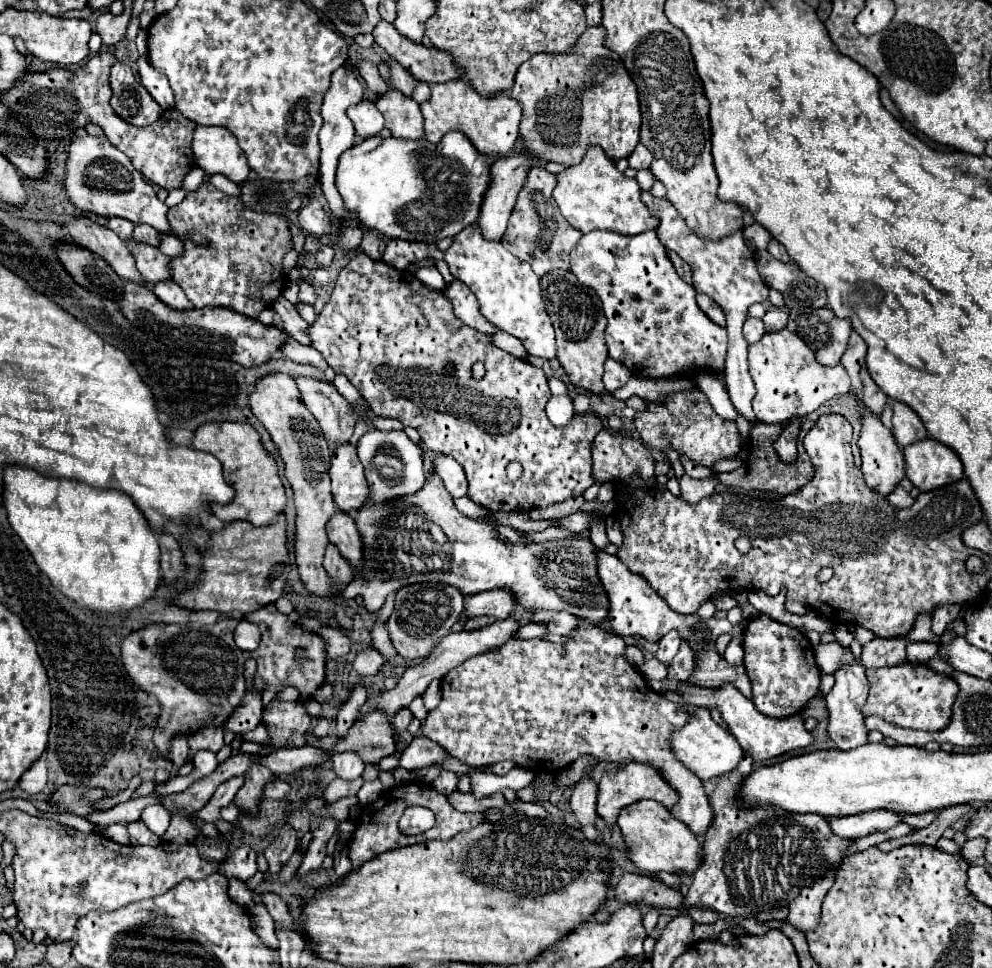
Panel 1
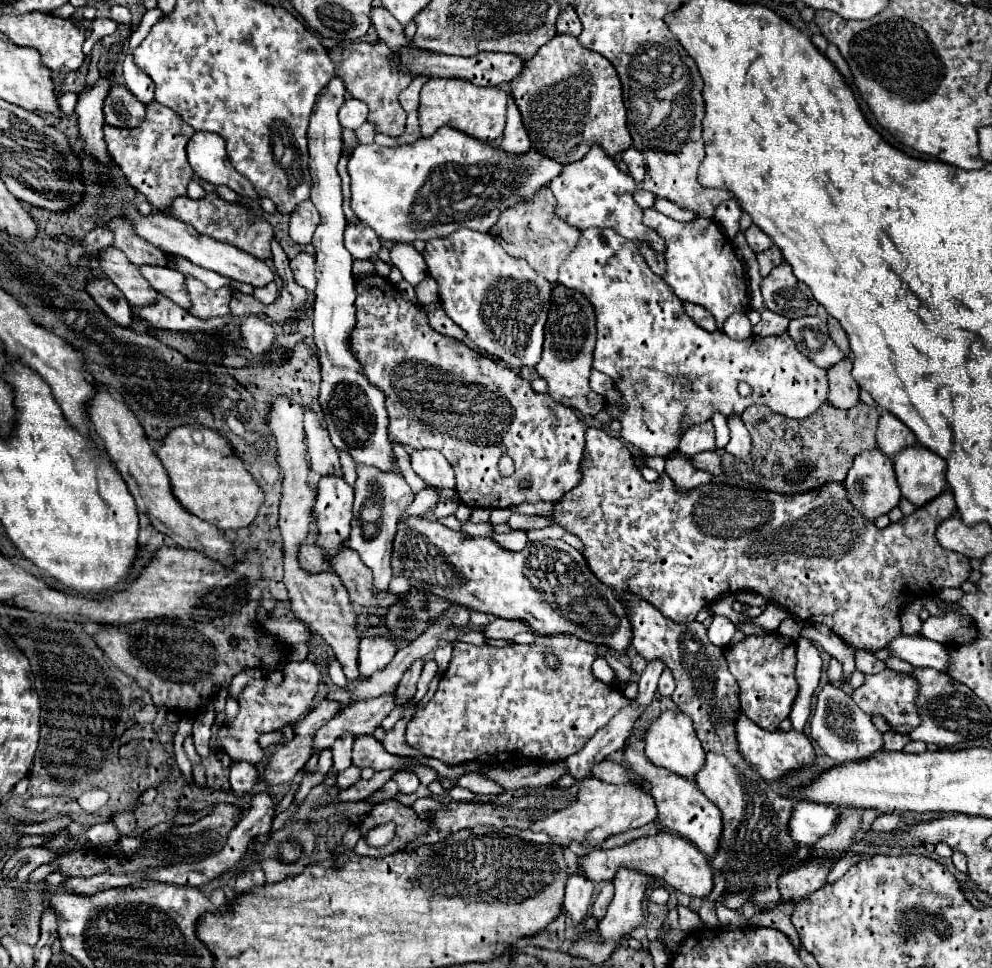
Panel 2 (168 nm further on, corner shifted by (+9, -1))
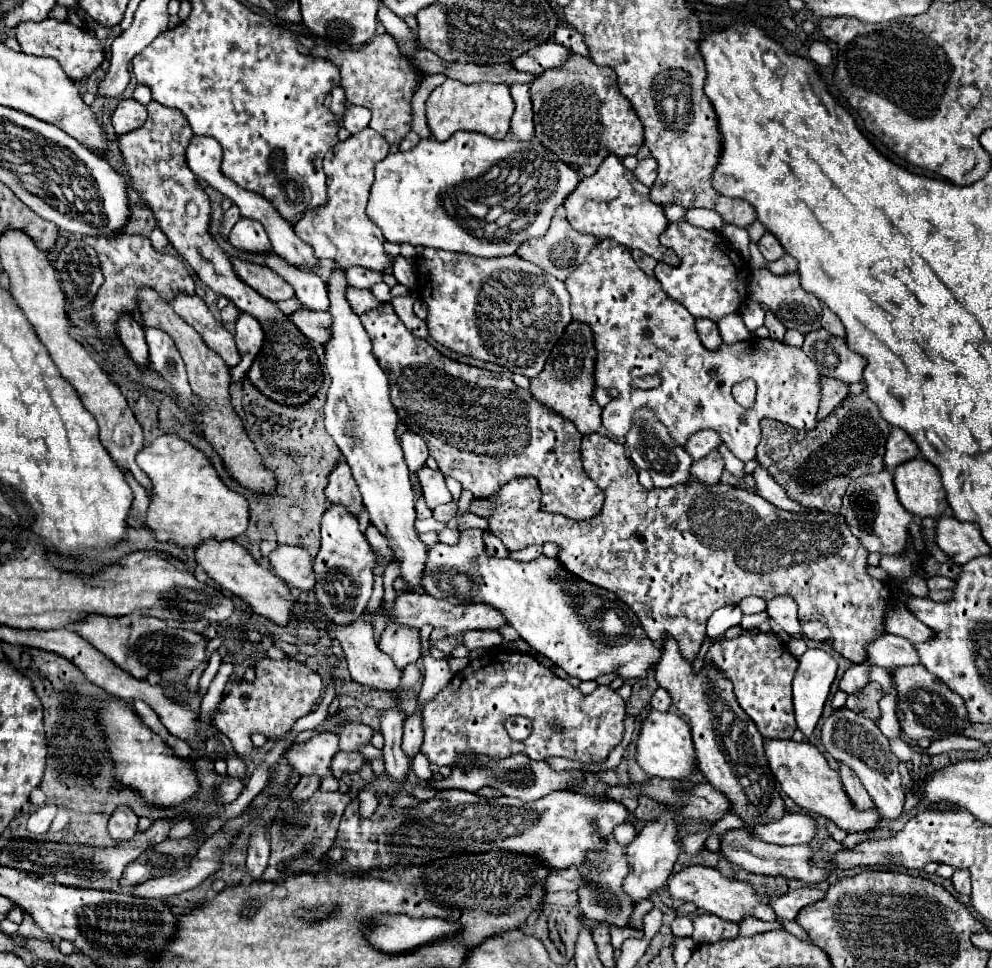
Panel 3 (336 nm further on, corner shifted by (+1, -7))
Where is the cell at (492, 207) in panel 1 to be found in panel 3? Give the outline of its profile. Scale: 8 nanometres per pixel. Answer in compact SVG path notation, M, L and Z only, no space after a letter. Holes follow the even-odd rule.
M513 84L511 96L515 100L515 112L511 116L511 132L517 140L529 142L533 138L533 110L529 98L529 84Z

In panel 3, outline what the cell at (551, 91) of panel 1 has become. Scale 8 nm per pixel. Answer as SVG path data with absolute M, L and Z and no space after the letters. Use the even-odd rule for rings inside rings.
M571 54L561 68L551 68L531 84L535 136L579 176L591 176L607 154L635 156L643 144L643 126L617 88L613 68L601 68L589 58Z

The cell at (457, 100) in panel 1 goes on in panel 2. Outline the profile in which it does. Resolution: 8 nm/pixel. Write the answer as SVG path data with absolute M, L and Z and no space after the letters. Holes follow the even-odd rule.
M429 78L421 88L421 136L431 136L441 126L451 126L483 142L497 142L505 128L505 106L507 92L501 88L477 88L461 78Z

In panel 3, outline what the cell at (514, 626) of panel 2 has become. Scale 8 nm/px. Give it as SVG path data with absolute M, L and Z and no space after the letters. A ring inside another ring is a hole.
M471 630L471 632L465 632L463 634L463 644L469 648L469 650L475 650L475 648L495 648L503 642L499 630Z

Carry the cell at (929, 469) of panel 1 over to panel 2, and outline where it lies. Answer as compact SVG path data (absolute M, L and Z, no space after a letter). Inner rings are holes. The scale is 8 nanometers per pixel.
M909 446L893 462L901 496L911 504L925 506L937 498L945 486L945 460L923 446Z

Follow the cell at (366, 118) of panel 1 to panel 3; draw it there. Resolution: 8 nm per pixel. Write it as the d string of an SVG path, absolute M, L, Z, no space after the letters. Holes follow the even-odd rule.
M349 106L345 116L343 116L343 126L351 132L351 134L357 134L361 130L365 130L369 126L369 120L371 120L371 112L363 106Z

